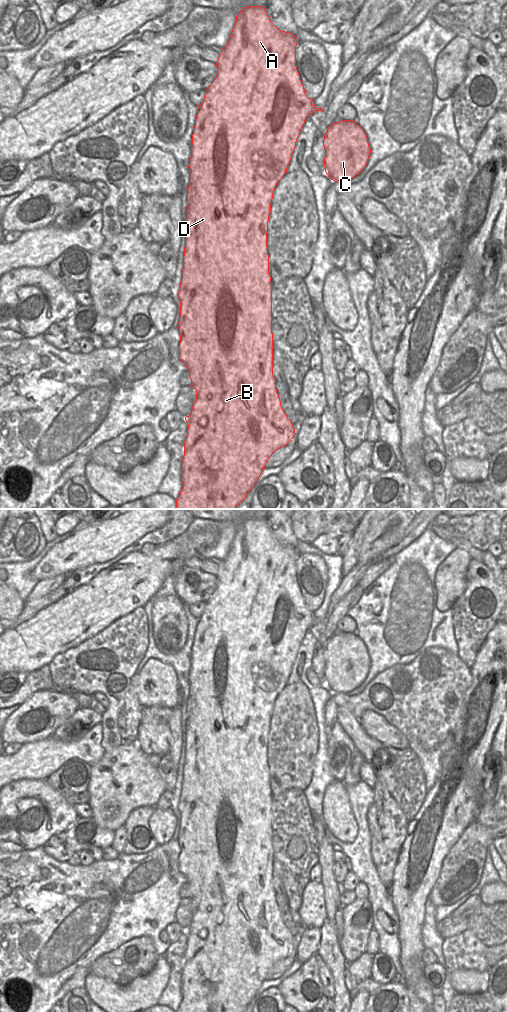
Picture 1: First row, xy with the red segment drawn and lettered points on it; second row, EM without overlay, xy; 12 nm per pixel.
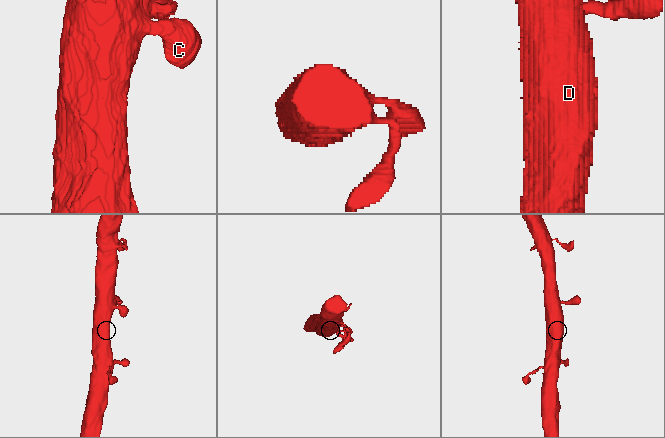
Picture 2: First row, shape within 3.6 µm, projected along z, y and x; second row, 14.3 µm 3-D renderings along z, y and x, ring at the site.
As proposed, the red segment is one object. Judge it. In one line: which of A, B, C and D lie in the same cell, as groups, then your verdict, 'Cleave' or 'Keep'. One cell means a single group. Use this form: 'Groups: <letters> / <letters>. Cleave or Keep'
Groups: A B C D. Keep.

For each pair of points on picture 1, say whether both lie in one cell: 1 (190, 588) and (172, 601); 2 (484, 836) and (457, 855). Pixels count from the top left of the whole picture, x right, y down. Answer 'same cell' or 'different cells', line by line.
1: different cells
2: same cell

